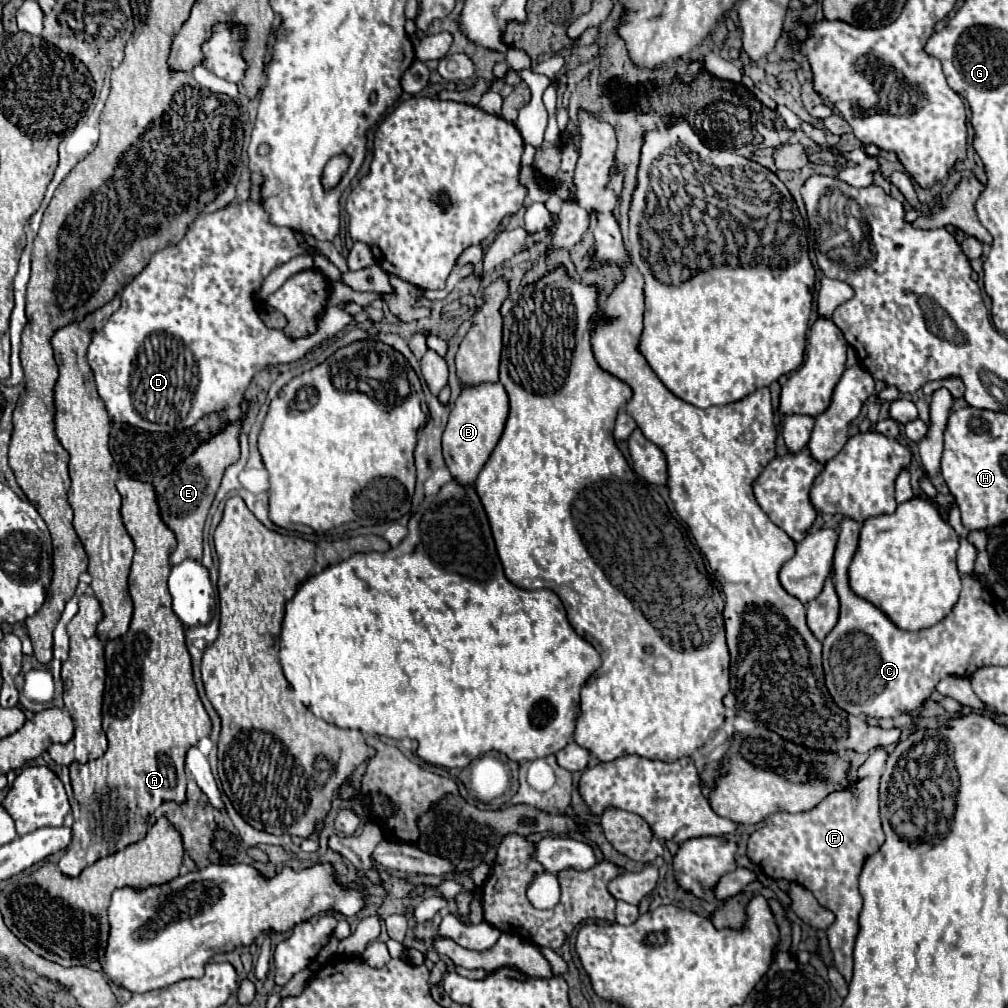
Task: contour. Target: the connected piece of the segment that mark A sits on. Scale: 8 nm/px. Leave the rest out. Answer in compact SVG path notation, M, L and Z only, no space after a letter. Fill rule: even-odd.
M119 479L117 481L117 491L121 495L121 517L123 517L123 523L125 523L125 529L127 533L131 535L133 539L133 545L135 545L135 555L133 555L133 565L131 565L131 573L129 573L129 595L133 599L133 619L131 619L131 627L129 627L129 633L125 637L119 637L115 641L107 641L105 643L105 661L107 661L107 681L105 681L105 695L103 695L103 731L109 739L109 749L105 751L105 755L96 760L80 764L73 762L69 766L69 775L72 784L75 804L72 825L72 840L69 846L65 849L61 859L59 859L59 871L67 877L77 877L87 865L95 863L99 857L103 855L111 855L113 851L121 851L125 849L127 845L133 845L137 843L139 839L145 837L147 833L147 819L151 813L151 807L155 811L163 801L175 801L175 803L185 803L185 789L187 789L187 777L185 777L185 755L187 751L197 745L199 739L207 737L209 731L211 731L211 719L207 715L207 711L203 709L203 703L197 695L197 689L195 689L195 681L193 681L193 671L191 671L191 657L189 657L189 651L185 647L185 631L181 629L181 621L177 621L177 617L173 617L173 609L169 609L171 601L169 601L169 589L165 585L167 577L169 577L169 553L177 547L177 539L173 537L173 531L171 529L165 529L165 523L161 521L159 513L157 513L157 497L153 493L153 487L147 485L147 483L141 483L141 481L133 481L133 479ZM94 816L97 819L97 825L101 827L101 833L103 833L103 845L101 845L101 853L97 853L97 849L93 849L93 833L91 833L91 827L94 827Z

